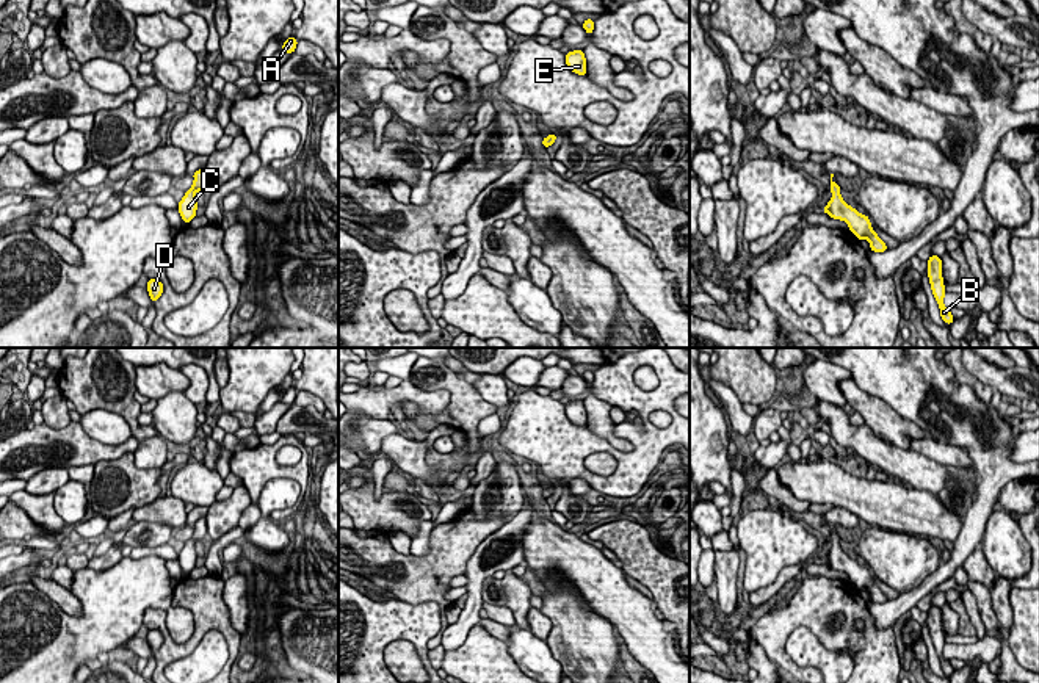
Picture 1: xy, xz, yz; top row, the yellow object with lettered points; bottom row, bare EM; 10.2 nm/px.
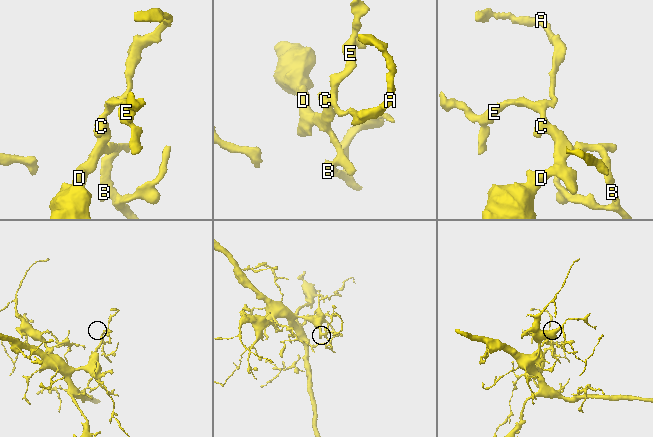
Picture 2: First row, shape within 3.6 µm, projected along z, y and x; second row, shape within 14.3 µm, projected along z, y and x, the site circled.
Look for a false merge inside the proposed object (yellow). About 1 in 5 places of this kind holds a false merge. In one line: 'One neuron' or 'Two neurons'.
One neuron

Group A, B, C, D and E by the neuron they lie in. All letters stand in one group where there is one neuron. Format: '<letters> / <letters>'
A B C D E

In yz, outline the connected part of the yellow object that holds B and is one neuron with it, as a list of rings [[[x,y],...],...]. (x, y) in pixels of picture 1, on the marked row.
[[[931,255],[928,260],[928,277],[932,288],[932,295],[939,304],[940,316],[947,324],[953,323],[951,312],[943,305],[945,287],[942,279],[942,260],[937,255]]]

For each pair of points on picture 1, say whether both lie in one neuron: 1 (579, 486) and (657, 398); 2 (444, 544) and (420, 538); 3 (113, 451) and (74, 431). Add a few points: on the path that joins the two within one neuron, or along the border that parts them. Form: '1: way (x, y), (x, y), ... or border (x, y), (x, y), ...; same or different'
1: border (569, 480), (580, 478), (593, 487); different
2: border (434, 527), (430, 550), (425, 555), (411, 555); different
3: way (104, 451), (94, 451), (83, 440); same

